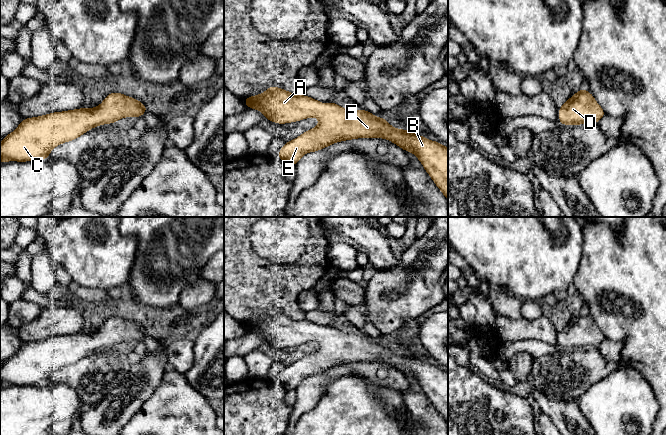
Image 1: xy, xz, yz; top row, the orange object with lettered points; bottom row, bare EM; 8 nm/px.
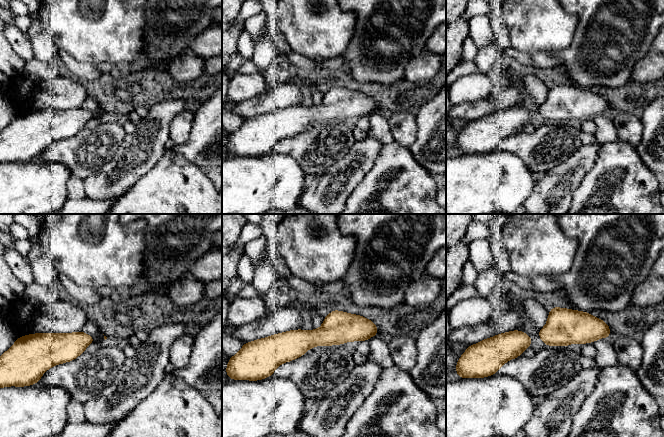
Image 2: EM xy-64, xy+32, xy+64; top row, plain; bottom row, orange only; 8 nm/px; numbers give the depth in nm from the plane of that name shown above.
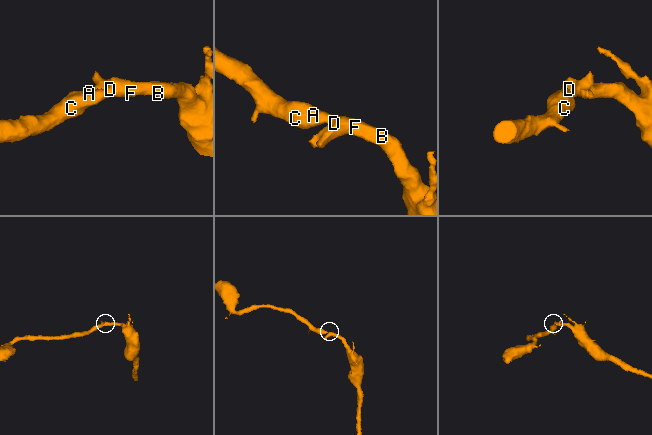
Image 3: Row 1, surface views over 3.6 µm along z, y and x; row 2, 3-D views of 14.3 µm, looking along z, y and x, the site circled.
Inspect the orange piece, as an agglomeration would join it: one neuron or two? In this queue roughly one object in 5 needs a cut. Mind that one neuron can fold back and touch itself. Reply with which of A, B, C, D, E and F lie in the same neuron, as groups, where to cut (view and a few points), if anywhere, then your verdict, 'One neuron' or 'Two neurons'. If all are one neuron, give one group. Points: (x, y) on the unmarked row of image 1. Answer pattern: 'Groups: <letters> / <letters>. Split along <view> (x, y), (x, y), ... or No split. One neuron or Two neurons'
Groups: A B C D E F. No split. One neuron

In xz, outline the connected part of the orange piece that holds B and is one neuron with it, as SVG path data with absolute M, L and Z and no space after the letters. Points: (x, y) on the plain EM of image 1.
M269 310L264 317L243 325L247 332L260 334L265 343L277 348L319 342L315 352L284 367L276 378L287 391L296 389L304 378L337 366L357 362L388 363L419 383L448 425L448 372L440 366L405 353L396 353L387 346L386 341L378 342L367 334L345 333L333 325L325 329L307 319L295 320L276 310Z

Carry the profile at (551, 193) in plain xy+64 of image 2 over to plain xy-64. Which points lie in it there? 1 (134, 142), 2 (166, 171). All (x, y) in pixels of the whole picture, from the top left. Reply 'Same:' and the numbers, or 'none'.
Same: 1

